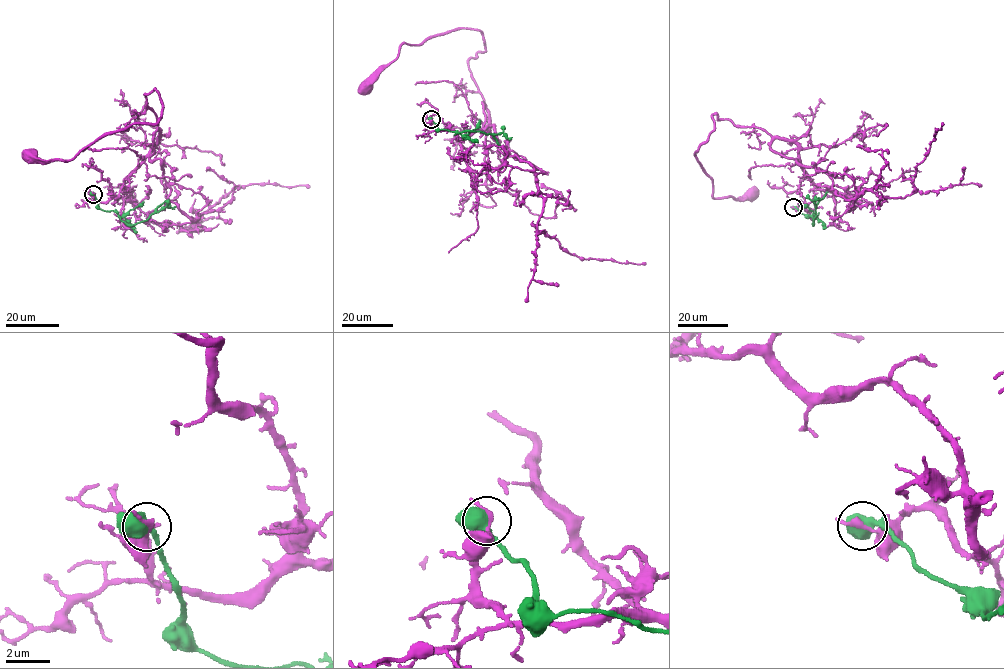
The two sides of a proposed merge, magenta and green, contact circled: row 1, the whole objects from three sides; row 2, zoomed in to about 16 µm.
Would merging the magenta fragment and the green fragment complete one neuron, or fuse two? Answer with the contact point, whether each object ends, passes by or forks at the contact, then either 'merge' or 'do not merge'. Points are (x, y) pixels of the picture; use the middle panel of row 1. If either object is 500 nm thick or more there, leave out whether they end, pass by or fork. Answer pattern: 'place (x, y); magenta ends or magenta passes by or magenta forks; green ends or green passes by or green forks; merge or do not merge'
place (431, 119); merge

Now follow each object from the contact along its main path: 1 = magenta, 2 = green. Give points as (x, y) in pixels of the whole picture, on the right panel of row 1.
1: (793, 207), (806, 211), (814, 195), (797, 145), (713, 114), (694, 155), (712, 195), (752, 194)
2: (793, 207), (807, 218), (810, 215), (813, 224), (816, 215), (813, 201), (818, 197)

